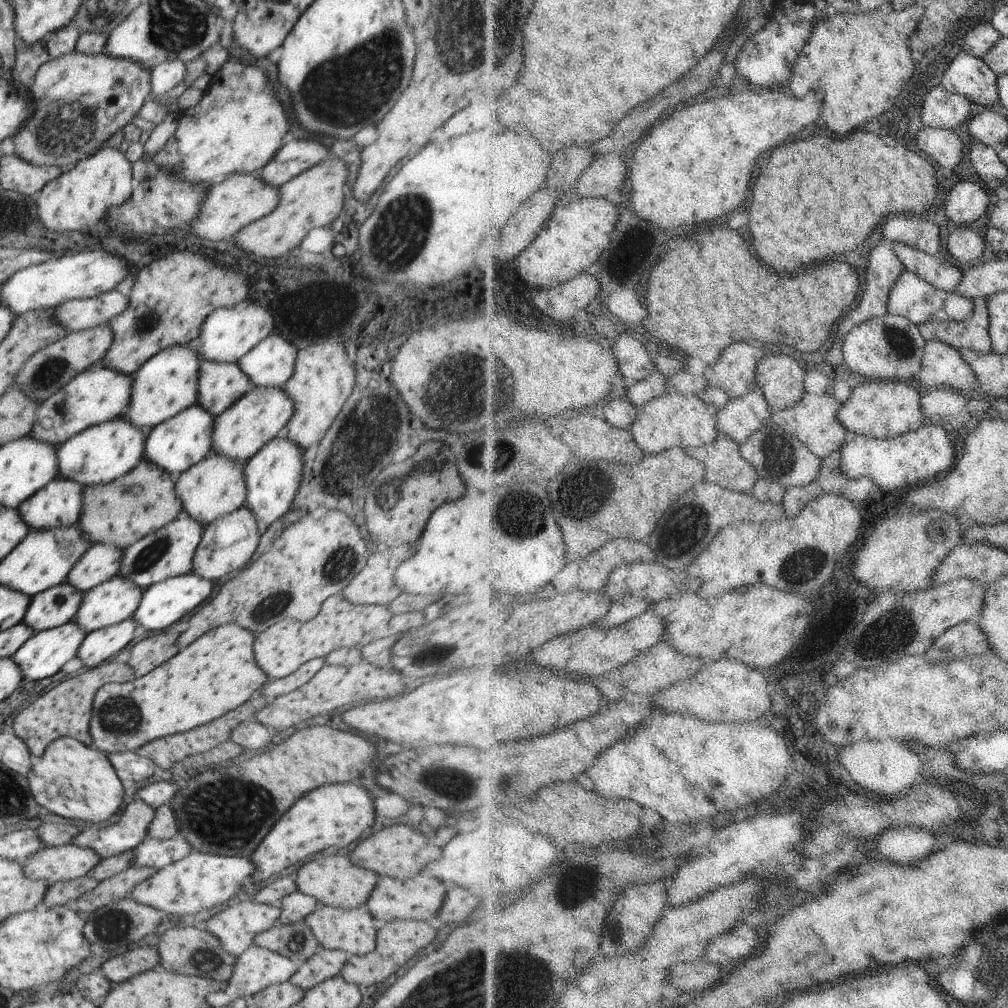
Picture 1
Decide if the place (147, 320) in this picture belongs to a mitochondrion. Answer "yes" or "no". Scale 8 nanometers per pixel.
yes

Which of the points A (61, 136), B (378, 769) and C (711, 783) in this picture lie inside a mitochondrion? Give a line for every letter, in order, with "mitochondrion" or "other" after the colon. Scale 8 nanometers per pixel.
A: mitochondrion
B: other
C: mitochondrion

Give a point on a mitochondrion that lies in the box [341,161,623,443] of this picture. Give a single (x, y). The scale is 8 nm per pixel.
(402, 236)

